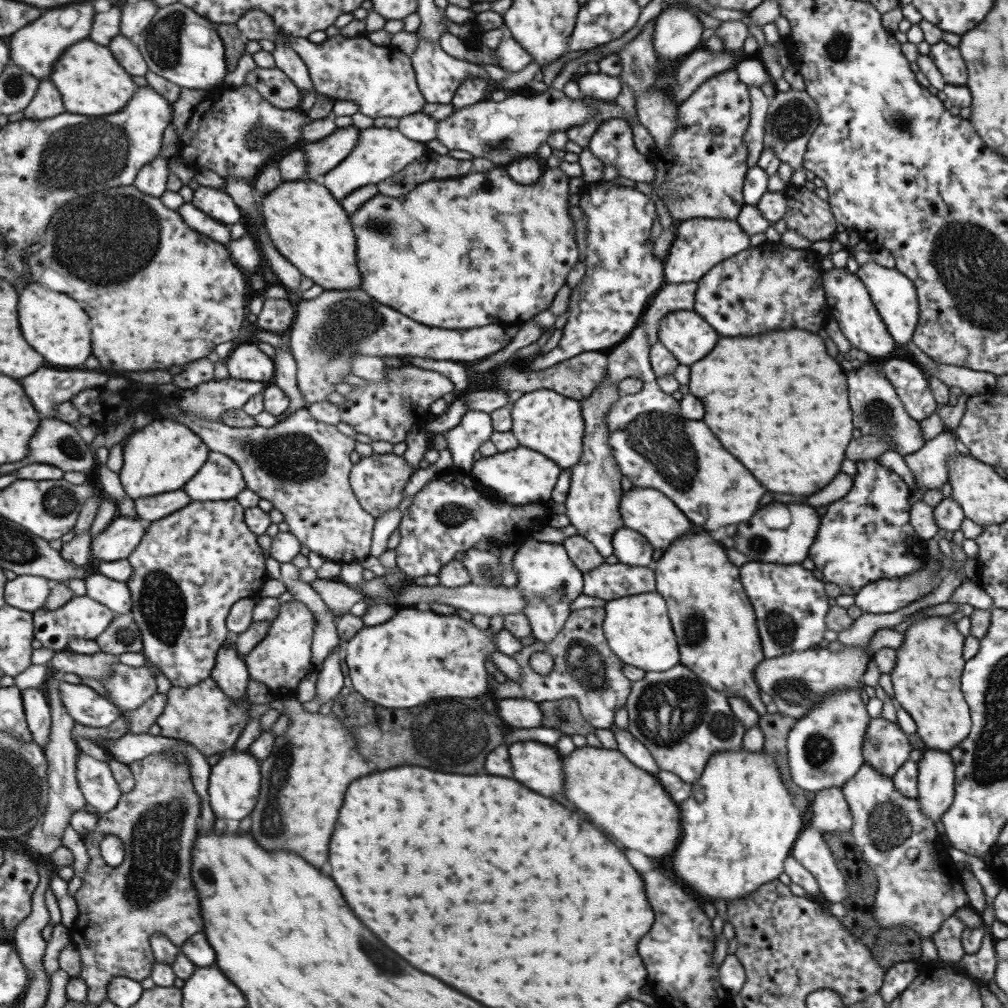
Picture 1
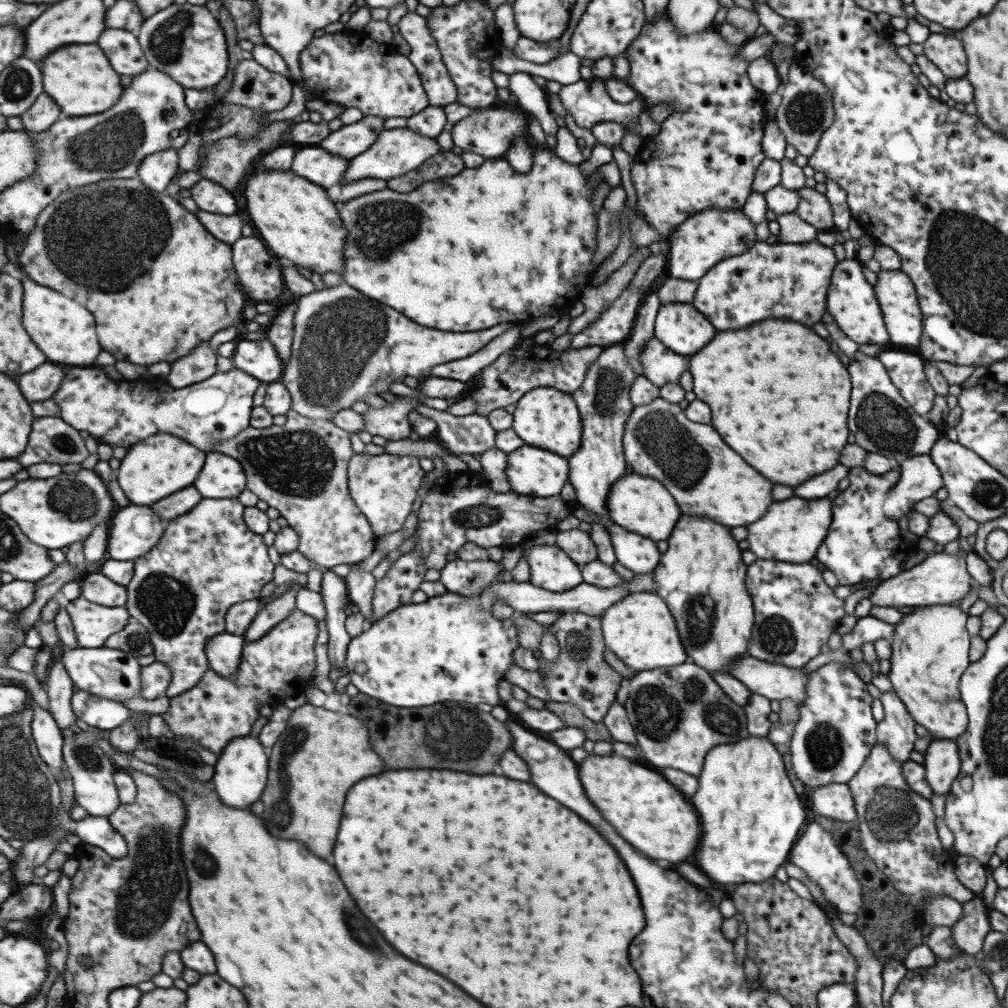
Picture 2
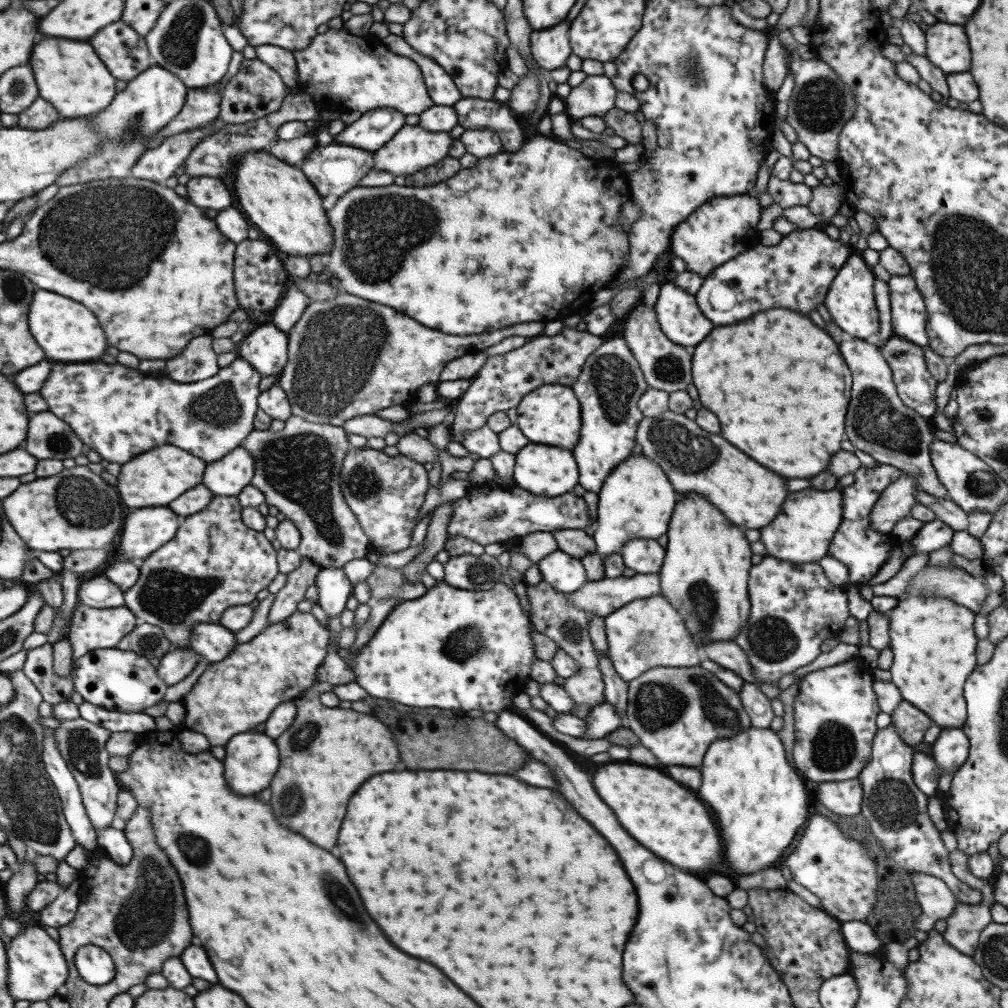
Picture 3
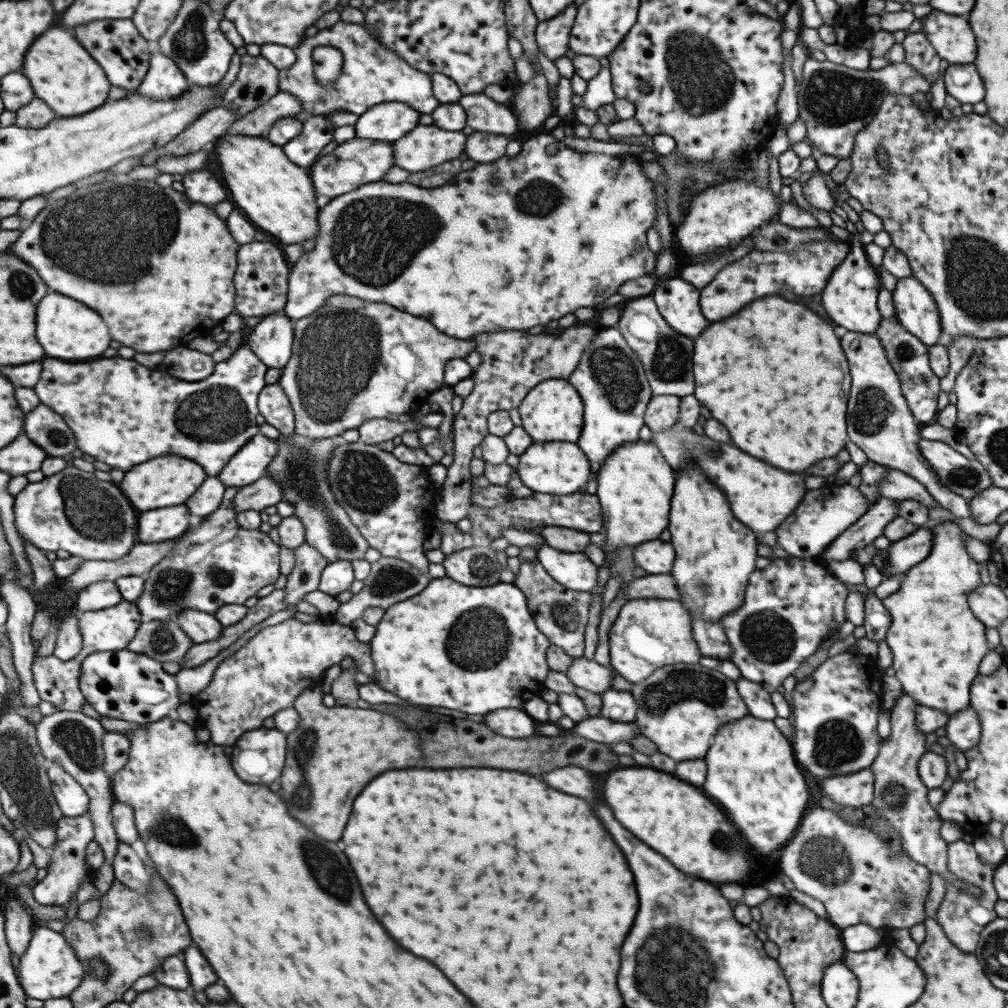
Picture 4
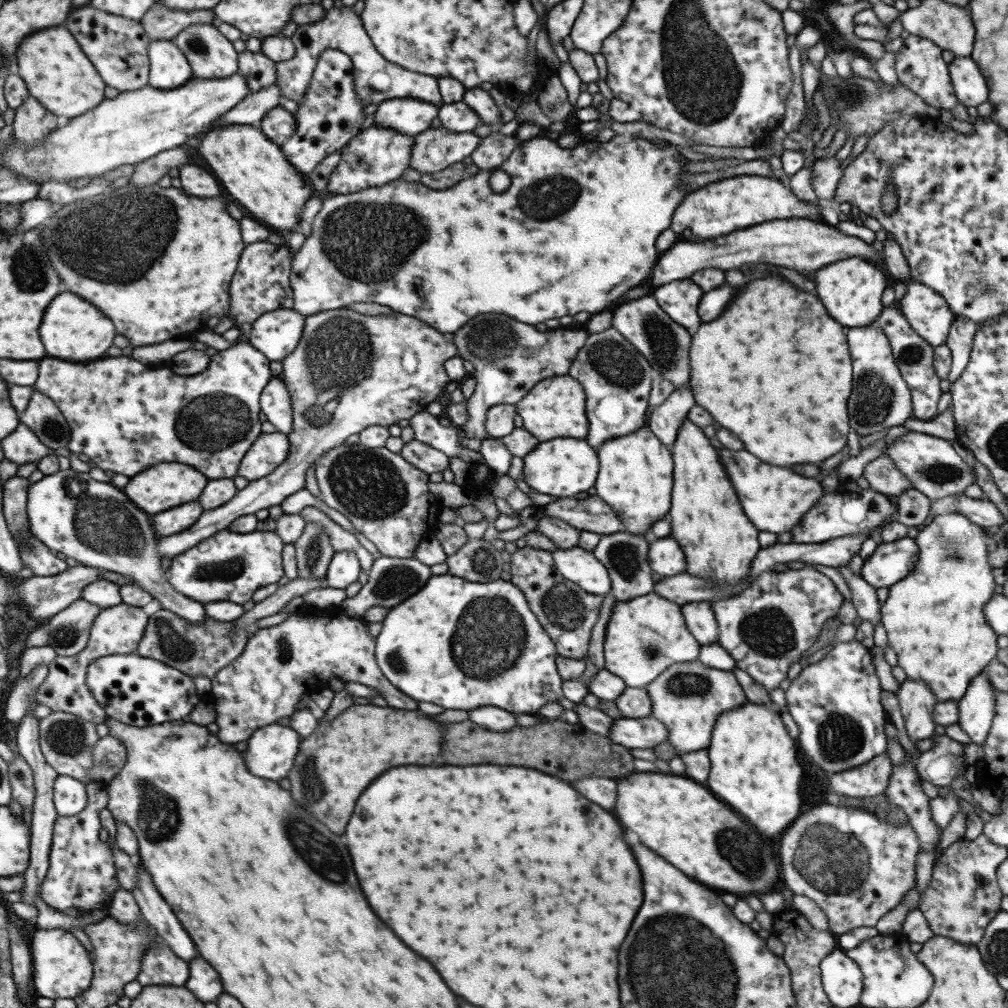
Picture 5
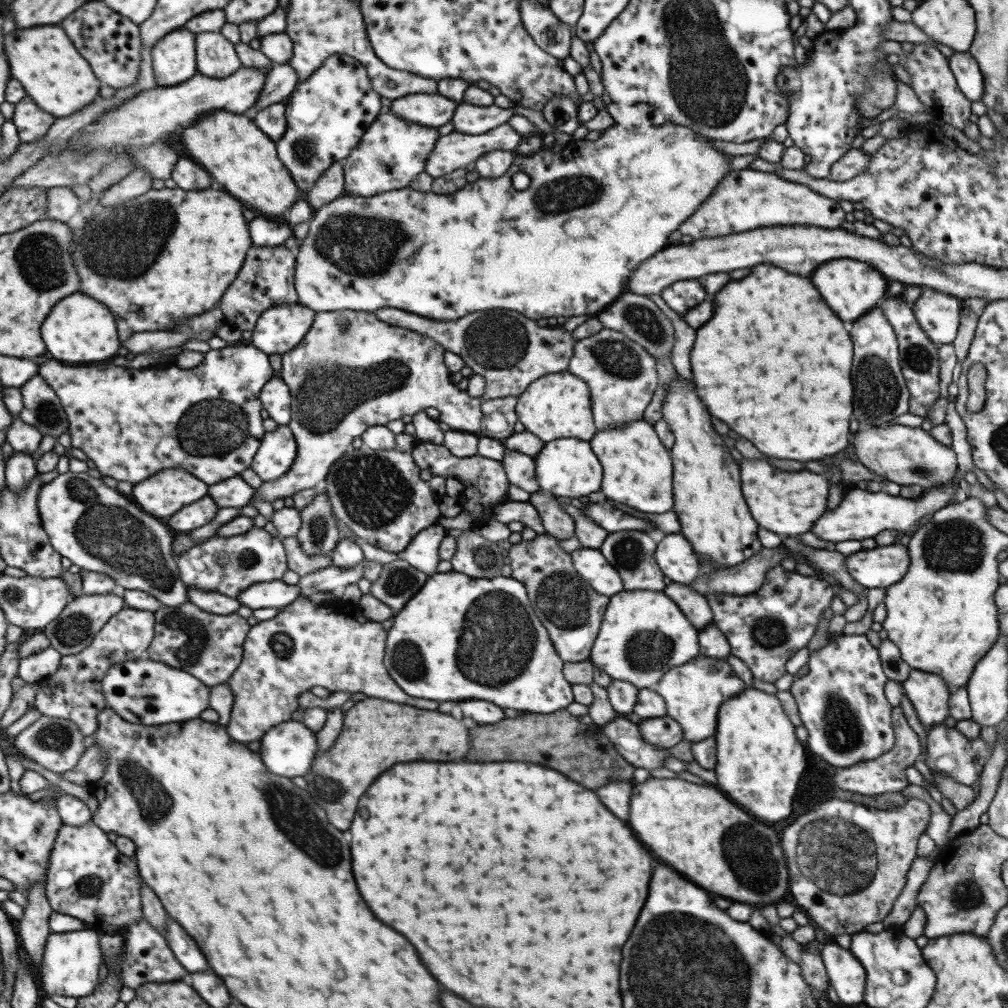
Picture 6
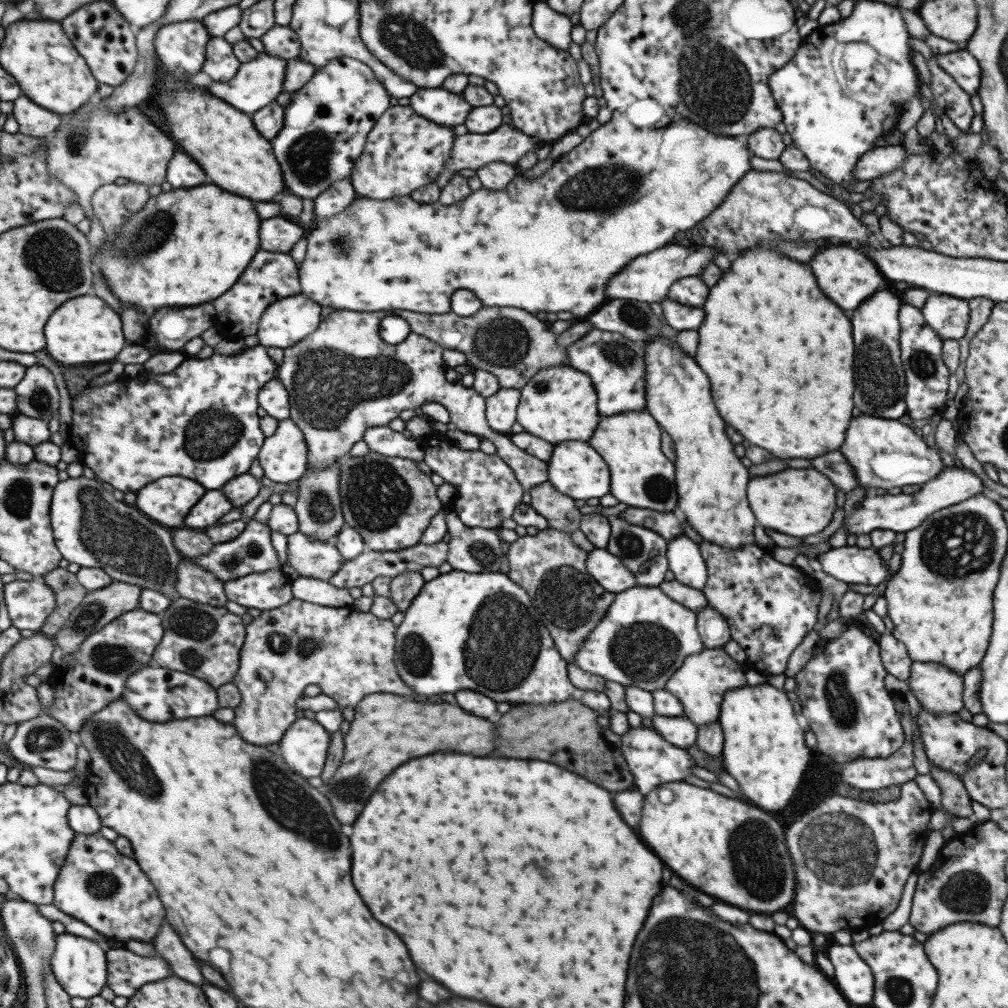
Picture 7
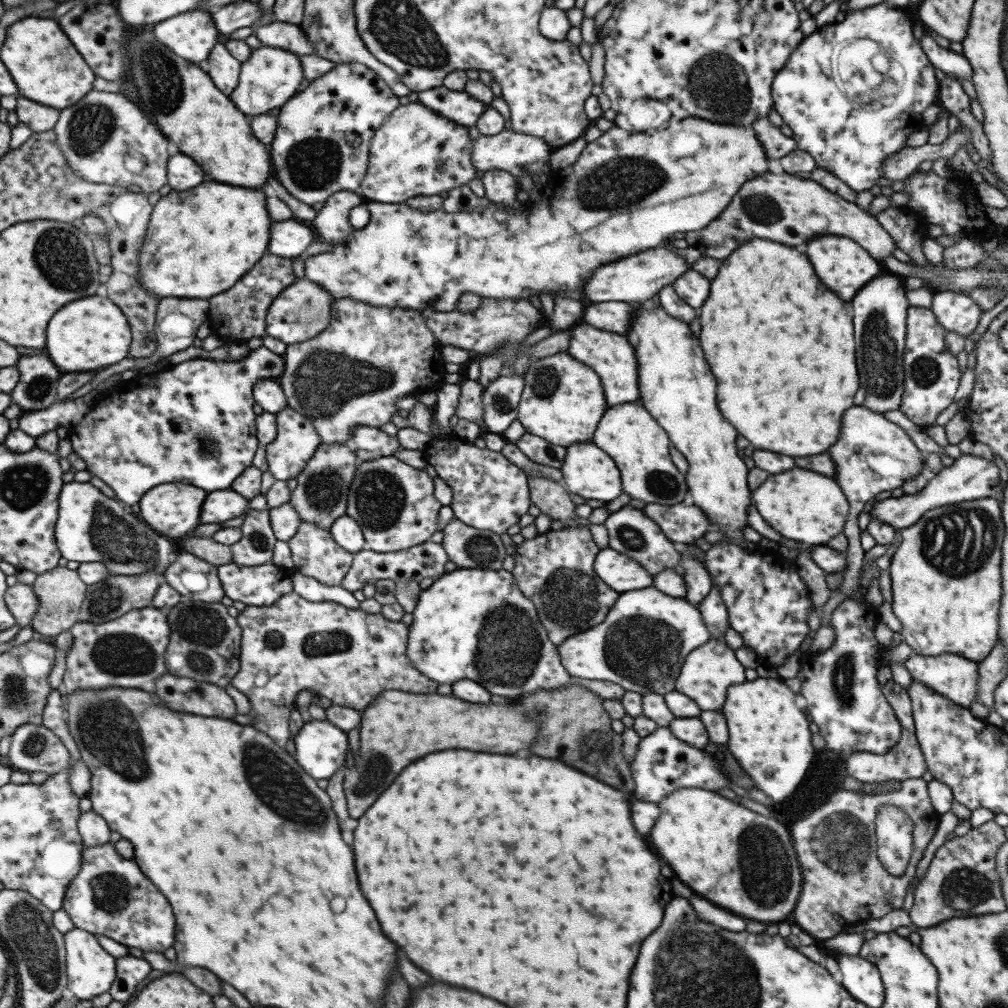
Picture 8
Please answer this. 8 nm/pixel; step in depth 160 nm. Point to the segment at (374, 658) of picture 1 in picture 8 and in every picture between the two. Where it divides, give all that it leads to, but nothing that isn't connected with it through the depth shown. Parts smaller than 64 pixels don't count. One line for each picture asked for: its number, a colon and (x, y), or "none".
2: (447, 648)
3: (454, 648)
4: (471, 649)
5: (459, 644)
6: (440, 646)
7: (444, 643)
8: (461, 609)

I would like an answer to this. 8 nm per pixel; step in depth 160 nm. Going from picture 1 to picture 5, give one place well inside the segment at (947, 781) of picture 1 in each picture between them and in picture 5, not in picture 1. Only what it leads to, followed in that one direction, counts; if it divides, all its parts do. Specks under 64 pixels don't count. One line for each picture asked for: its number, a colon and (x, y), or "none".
2: (941, 762)
3: (950, 749)
4: (962, 729)
5: (976, 708)

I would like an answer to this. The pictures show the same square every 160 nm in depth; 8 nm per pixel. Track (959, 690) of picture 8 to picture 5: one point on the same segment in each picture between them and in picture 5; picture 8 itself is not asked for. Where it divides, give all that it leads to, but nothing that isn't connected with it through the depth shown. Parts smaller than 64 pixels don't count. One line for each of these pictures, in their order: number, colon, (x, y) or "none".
5: (916, 701)
6: (928, 694)
7: (939, 690)

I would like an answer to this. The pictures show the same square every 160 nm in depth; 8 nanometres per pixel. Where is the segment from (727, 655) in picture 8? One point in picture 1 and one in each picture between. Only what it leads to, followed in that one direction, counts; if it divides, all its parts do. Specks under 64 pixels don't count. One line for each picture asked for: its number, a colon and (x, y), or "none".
1: (681, 737)
2: (677, 713)
3: (673, 711)
4: (669, 711)
5: (687, 697)
6: (692, 692)
7: (699, 684)

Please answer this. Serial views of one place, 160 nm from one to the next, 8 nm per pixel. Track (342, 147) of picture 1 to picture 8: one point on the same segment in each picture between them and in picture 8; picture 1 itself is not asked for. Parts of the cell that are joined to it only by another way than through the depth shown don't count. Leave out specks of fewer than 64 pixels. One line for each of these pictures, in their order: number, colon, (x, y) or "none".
2: (348, 141)
3: (374, 128)
4: (385, 122)
5: (408, 116)
6: (428, 110)
7: (440, 107)
8: (463, 110)

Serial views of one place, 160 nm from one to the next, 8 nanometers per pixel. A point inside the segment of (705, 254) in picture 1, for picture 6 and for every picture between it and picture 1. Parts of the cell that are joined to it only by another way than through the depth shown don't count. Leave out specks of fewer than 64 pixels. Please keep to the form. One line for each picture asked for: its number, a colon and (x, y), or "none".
2: (703, 239)
3: (723, 227)
4: (720, 216)
5: (734, 203)
6: (745, 199)

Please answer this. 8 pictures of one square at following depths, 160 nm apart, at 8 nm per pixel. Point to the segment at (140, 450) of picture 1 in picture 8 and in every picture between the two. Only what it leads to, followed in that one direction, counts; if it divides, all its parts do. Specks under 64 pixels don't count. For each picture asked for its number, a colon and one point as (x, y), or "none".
2: (166, 463)
3: (154, 478)
4: (165, 481)
5: (166, 485)
6: (162, 494)
7: (167, 500)
8: (172, 510)

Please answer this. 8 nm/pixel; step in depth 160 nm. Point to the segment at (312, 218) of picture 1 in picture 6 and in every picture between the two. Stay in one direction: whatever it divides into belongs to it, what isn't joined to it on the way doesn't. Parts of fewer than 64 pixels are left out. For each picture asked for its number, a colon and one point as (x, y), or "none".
2: (295, 220)
3: (279, 201)
4: (277, 196)
5: (253, 171)
6: (242, 159)

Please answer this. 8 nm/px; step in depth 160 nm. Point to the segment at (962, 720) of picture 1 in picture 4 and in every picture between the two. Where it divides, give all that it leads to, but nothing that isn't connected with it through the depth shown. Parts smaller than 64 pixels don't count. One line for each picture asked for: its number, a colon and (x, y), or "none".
2: (929, 646)
3: (932, 640)
4: (937, 644)

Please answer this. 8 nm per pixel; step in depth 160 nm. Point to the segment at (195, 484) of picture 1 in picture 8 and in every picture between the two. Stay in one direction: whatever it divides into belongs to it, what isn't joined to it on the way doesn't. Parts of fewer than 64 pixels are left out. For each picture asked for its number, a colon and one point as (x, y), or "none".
2: (221, 476)
3: (227, 476)
4: (249, 463)
5: (268, 451)
6: (274, 456)
7: (282, 456)
8: (295, 441)

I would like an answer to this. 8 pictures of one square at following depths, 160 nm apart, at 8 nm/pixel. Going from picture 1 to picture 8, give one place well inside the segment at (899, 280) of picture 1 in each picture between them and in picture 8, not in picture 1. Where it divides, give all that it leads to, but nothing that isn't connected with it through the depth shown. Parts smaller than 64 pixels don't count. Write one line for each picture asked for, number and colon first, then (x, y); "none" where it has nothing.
2: (895, 293)
3: (908, 315)
4: (915, 310)
5: (926, 312)
6: (938, 315)
7: (947, 316)
8: (957, 312)

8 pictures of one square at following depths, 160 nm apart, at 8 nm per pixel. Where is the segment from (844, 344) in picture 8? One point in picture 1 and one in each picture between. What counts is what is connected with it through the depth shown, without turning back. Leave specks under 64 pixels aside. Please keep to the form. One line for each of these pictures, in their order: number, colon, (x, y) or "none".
1: (777, 402)
2: (778, 396)
3: (776, 382)
4: (778, 381)
5: (779, 380)
6: (773, 362)
7: (778, 354)

